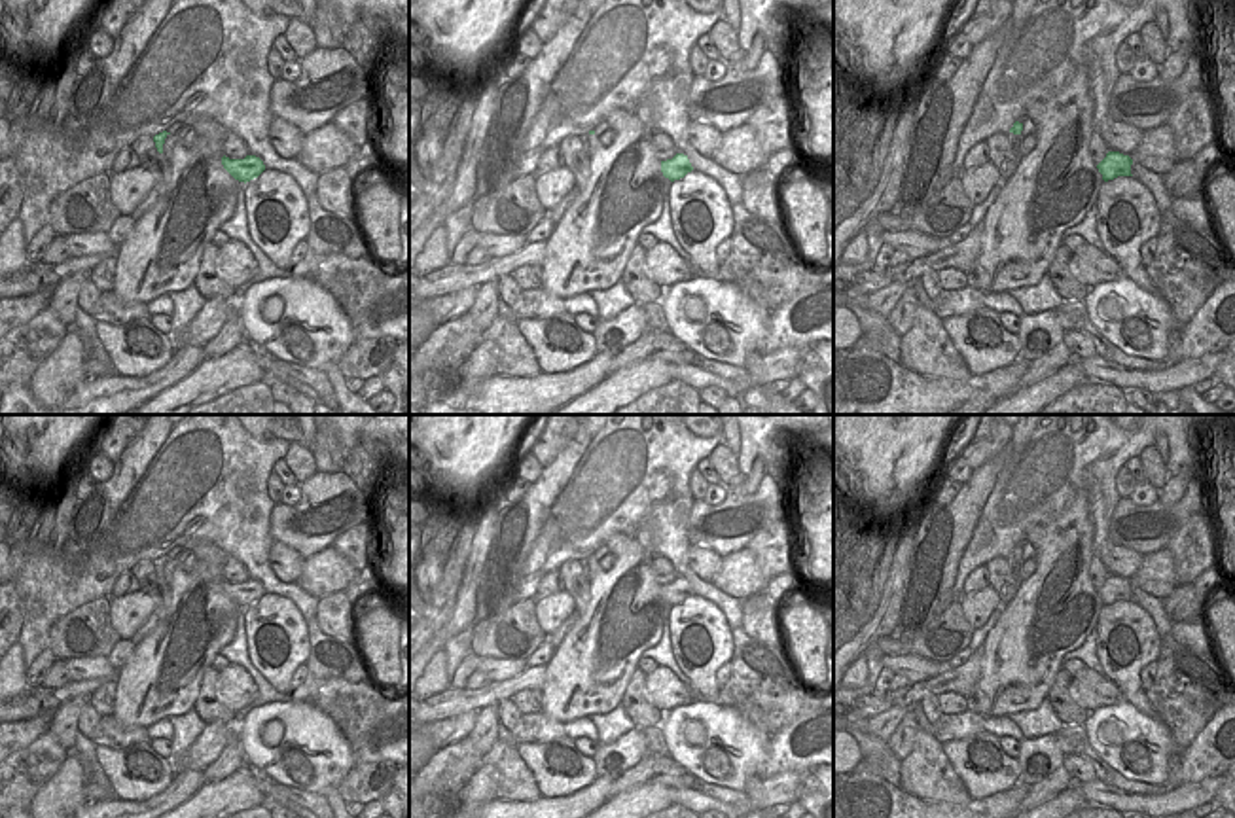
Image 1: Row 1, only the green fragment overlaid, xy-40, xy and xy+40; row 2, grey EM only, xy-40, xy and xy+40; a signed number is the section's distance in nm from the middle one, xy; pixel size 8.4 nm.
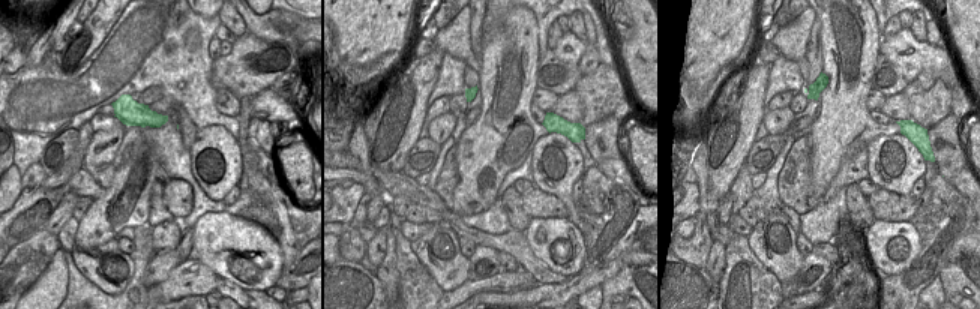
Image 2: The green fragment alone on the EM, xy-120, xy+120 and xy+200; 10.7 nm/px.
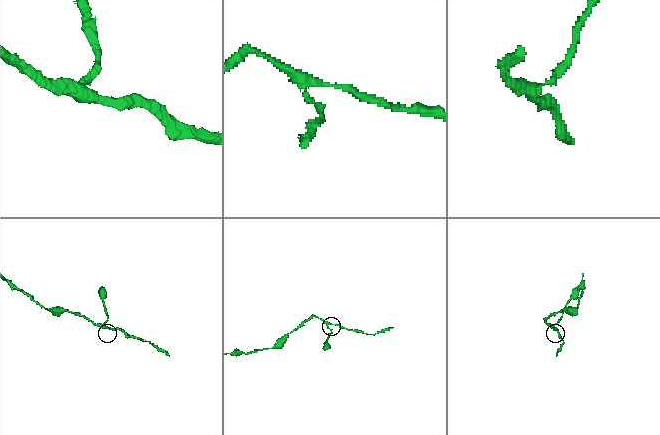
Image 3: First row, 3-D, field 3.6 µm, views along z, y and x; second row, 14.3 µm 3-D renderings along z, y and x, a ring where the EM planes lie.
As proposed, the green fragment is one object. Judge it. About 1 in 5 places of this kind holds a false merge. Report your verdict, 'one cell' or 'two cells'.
one cell

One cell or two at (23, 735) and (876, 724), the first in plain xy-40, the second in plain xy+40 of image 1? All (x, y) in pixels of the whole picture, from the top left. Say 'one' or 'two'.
one

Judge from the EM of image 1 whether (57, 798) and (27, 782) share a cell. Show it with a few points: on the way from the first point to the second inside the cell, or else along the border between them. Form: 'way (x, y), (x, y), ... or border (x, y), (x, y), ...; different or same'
border (67, 756), (33, 798); different

